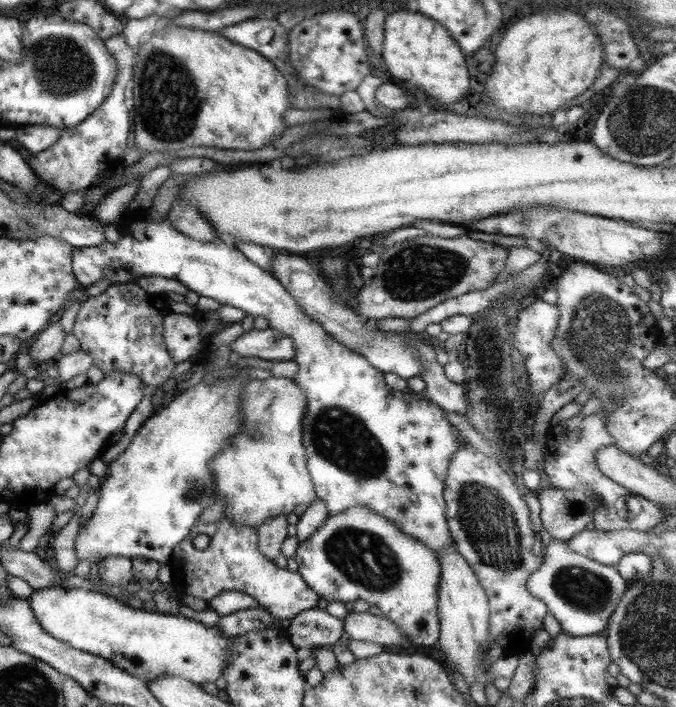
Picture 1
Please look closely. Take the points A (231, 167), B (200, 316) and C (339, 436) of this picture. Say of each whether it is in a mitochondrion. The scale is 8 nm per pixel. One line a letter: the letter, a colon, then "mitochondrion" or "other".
A: other
B: other
C: mitochondrion

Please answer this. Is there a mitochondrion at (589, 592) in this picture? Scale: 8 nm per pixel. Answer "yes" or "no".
yes

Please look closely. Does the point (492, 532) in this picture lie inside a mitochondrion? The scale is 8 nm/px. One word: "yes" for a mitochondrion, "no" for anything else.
yes

